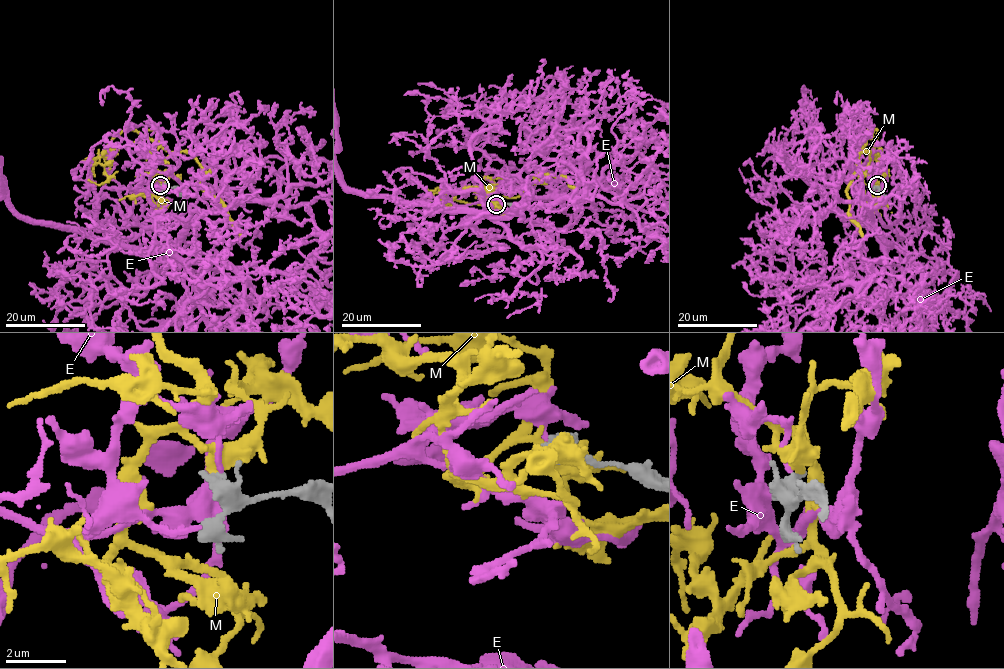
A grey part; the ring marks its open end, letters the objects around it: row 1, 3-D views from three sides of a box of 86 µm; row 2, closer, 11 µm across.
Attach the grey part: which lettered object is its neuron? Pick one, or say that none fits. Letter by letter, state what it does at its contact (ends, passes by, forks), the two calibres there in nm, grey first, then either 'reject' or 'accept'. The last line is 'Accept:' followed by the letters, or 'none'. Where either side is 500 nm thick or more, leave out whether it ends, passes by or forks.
E: it ends | 400/160 nm | reject
M: it passes by | 400/400 nm | reject
Accept: none

